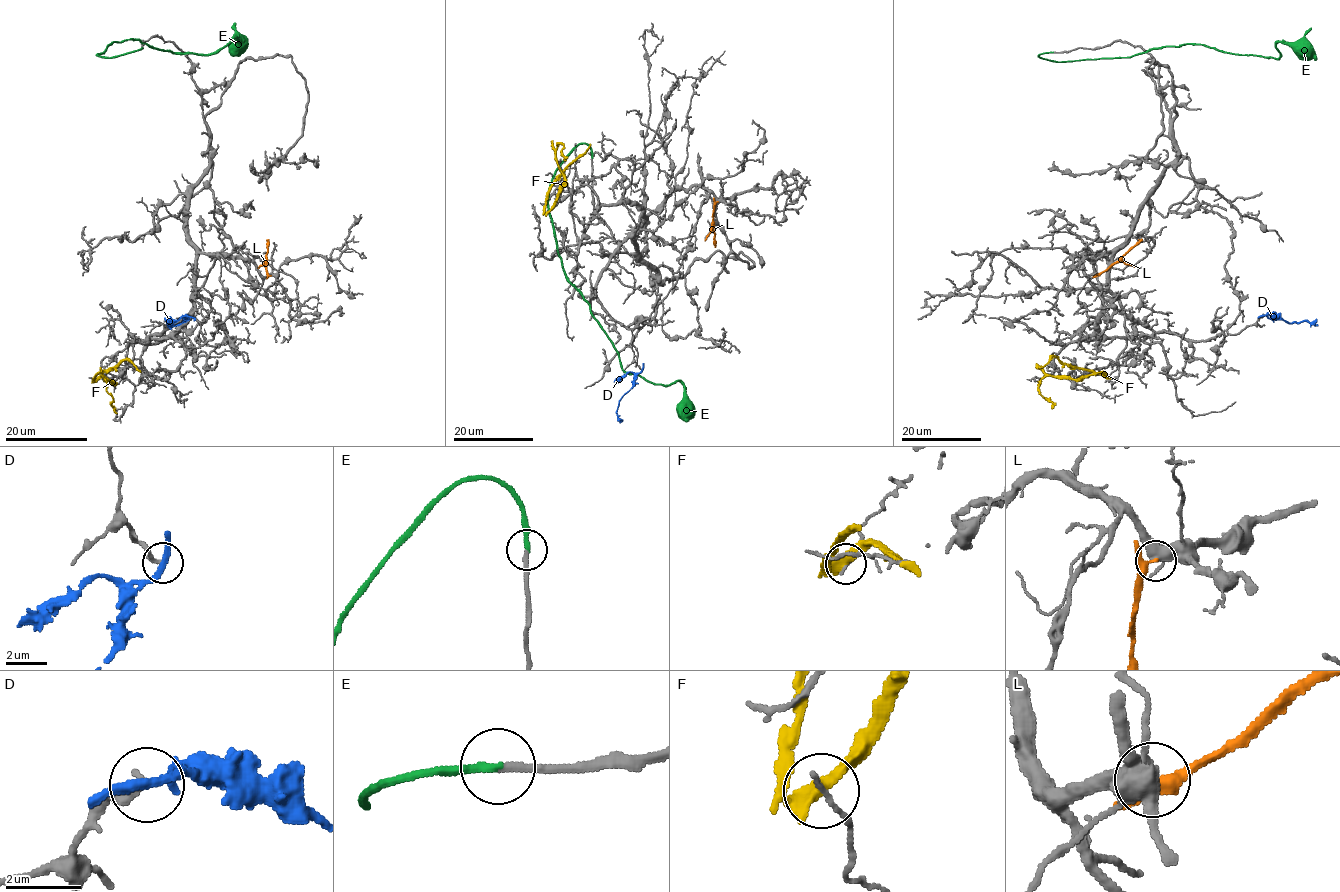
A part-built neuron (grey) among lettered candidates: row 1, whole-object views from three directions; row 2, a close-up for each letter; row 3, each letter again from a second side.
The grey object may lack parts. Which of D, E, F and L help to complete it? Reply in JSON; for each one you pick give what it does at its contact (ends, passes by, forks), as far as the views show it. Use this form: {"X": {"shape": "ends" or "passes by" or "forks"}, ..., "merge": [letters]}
{"E": {"shape": "ends"}, "merge": ["E"]}

